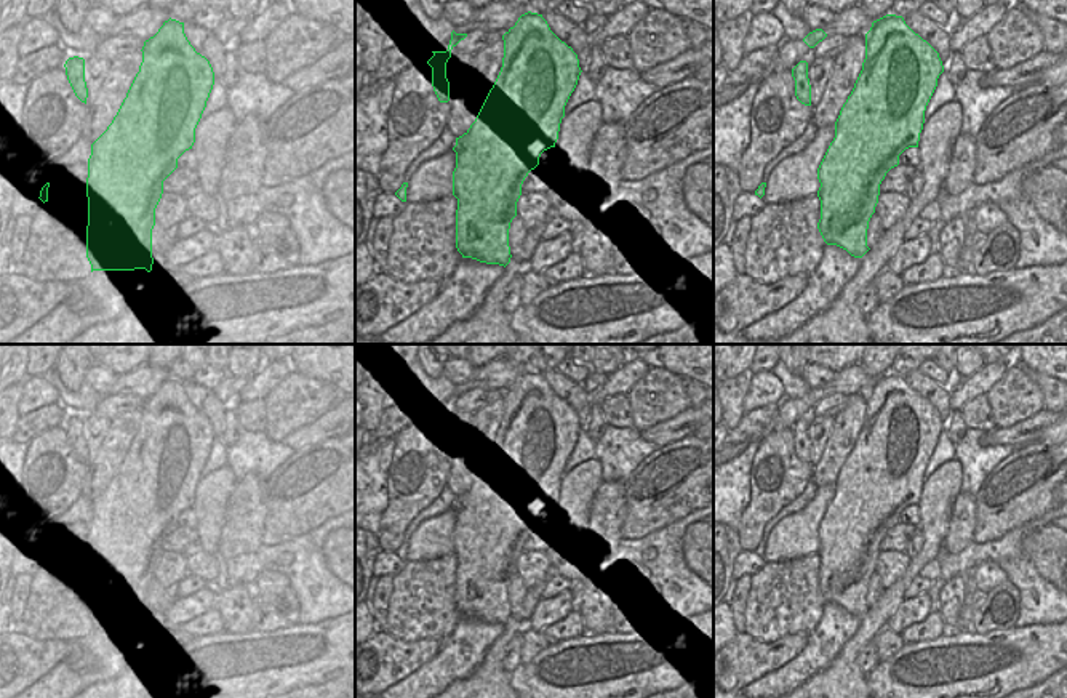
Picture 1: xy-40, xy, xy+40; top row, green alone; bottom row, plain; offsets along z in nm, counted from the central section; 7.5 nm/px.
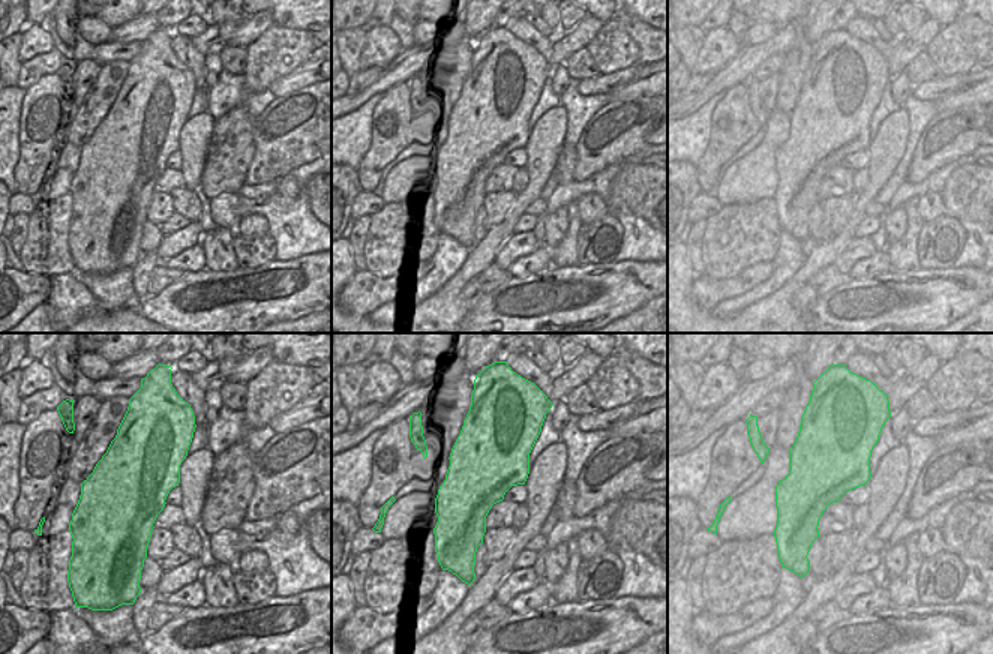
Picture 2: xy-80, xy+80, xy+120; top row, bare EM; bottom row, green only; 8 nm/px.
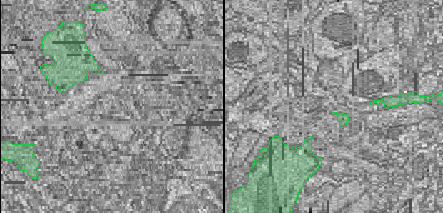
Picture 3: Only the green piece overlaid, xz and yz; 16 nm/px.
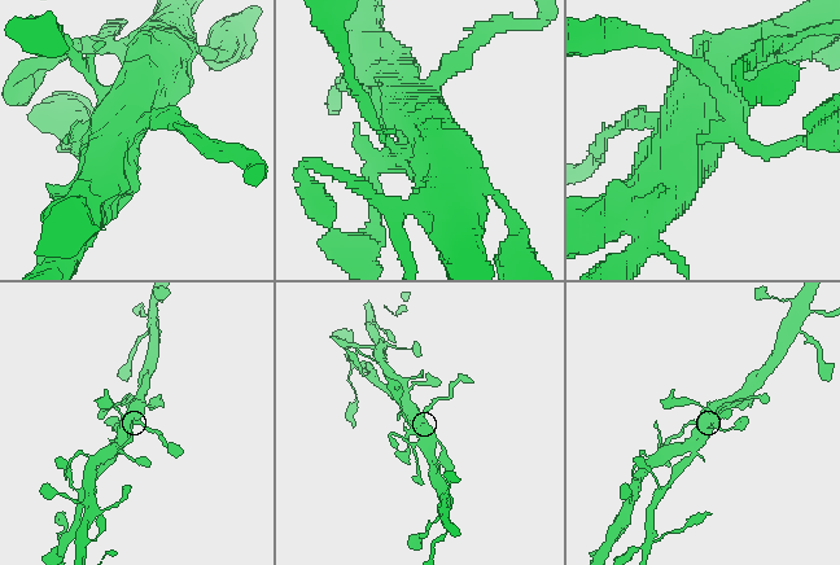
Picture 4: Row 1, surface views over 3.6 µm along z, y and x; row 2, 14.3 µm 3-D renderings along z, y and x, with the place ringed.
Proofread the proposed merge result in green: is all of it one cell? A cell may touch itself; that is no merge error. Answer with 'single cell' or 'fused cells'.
fused cells

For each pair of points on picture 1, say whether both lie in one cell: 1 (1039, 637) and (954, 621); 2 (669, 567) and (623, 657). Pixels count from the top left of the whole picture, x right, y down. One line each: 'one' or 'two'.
1: two
2: two

